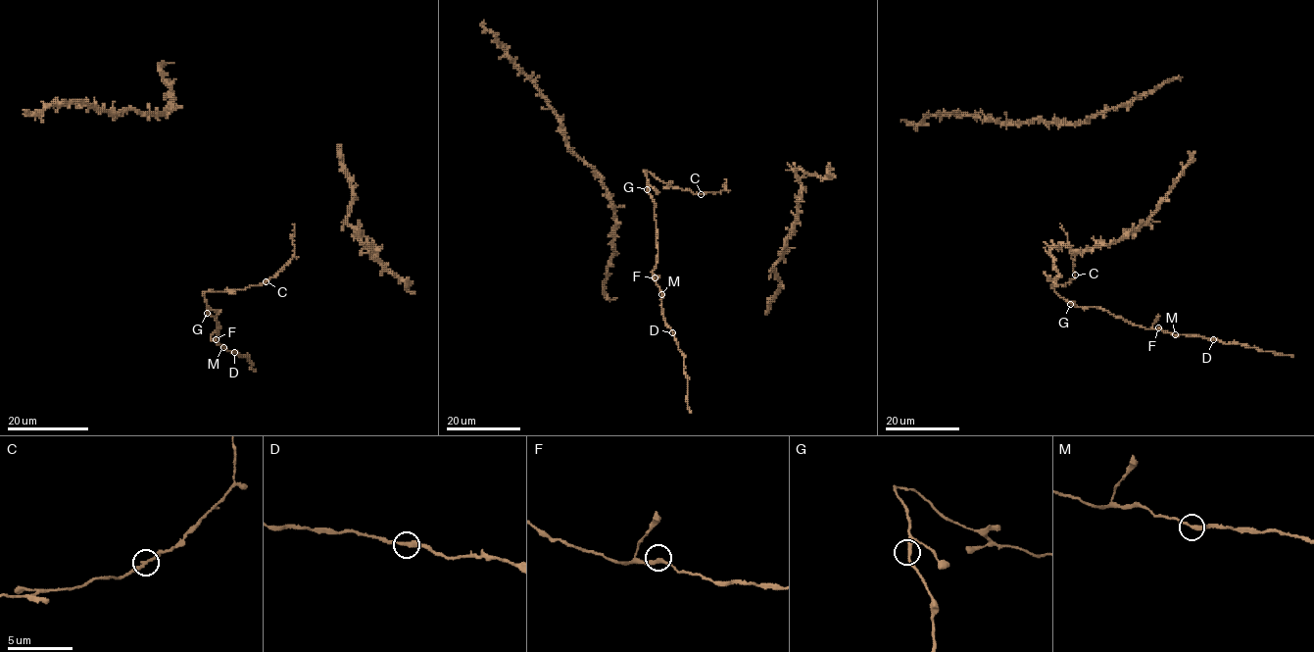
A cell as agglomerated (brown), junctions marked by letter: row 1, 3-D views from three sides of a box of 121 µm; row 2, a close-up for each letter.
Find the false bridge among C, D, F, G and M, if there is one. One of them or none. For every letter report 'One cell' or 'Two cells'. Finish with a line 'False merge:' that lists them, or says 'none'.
C: One cell
D: One cell
F: One cell
G: One cell
M: One cell
False merge: none

